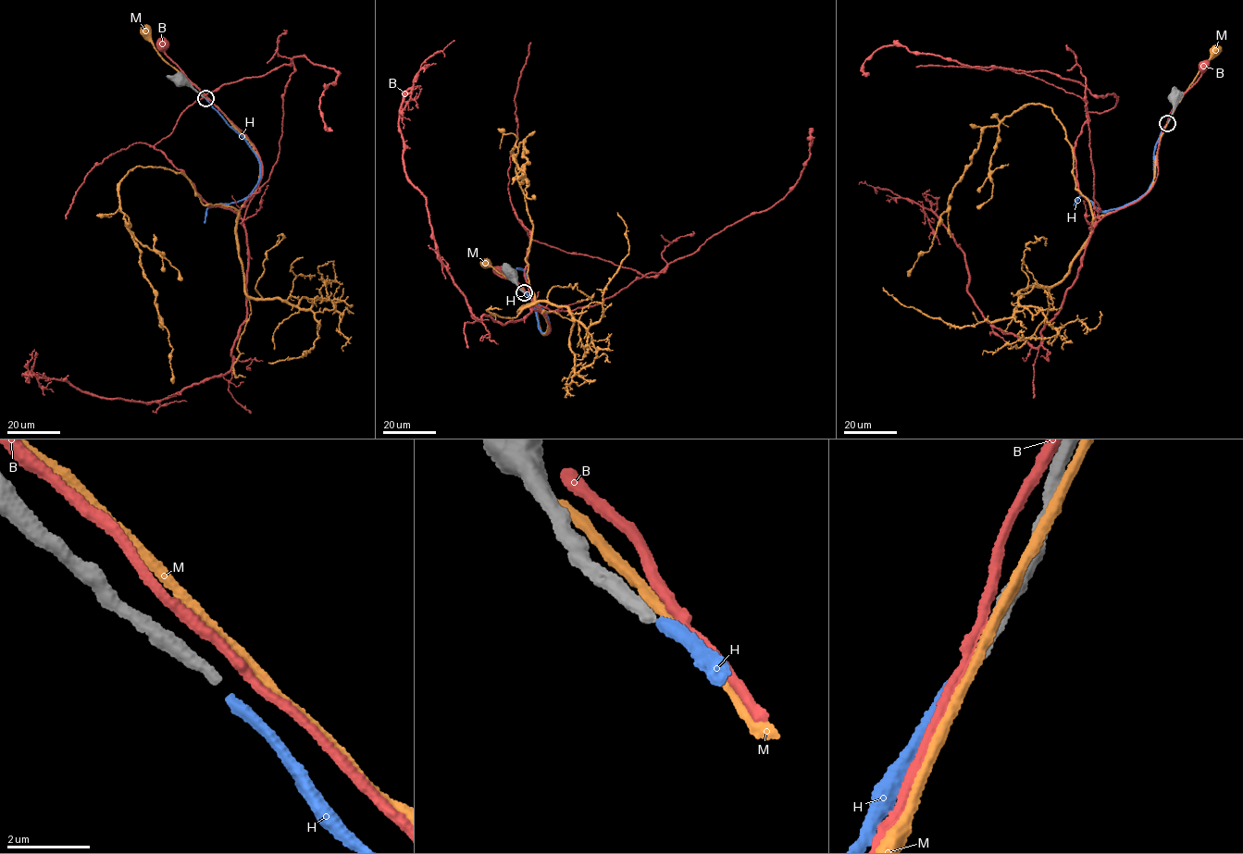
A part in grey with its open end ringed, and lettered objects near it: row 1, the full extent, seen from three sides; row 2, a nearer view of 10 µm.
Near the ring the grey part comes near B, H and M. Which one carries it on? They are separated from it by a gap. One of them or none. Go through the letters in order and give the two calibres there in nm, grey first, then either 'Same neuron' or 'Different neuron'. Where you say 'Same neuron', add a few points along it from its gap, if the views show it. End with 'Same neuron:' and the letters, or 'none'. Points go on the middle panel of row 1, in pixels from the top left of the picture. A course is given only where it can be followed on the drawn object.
B: Thickness 280 nm (grey) against 240 nm. Different neuron
H: Thickness 280 nm (grey) against 320 nm. Same neuron. Its course: (524, 292), (533, 303), (538, 326), (545, 333), (549, 326), (545, 311), (528, 288), (524, 270), (516, 267)
M: Thickness 280 nm (grey) against 240 nm. Different neuron
Same neuron: H

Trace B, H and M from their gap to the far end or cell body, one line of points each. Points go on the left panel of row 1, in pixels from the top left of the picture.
B: (205, 97), (167, 57), (164, 41), (162, 43)
H: (205, 99), (244, 140), (259, 165), (259, 177), (250, 194), (242, 200), (209, 207), (205, 223)
M: (206, 97), (163, 60), (143, 35), (145, 31)

